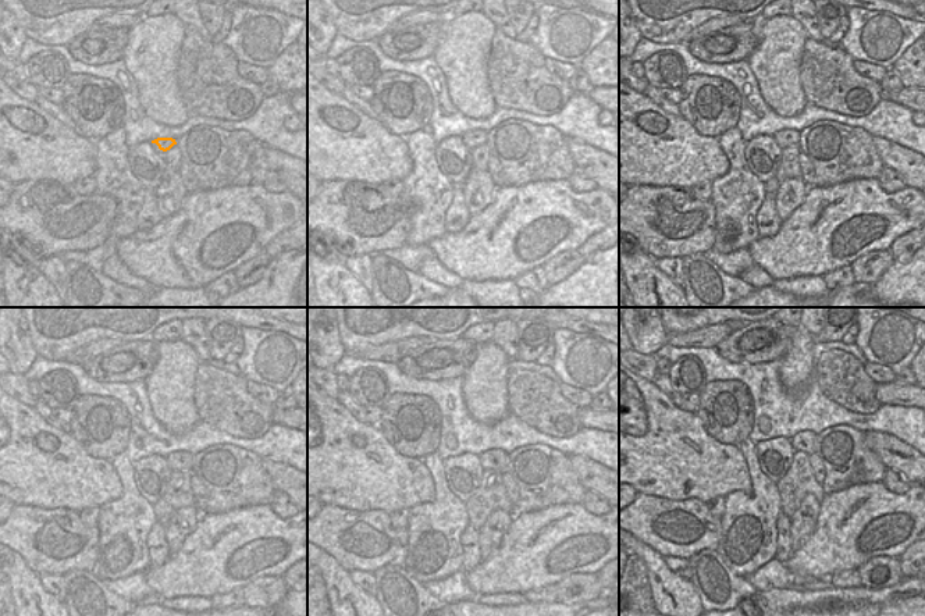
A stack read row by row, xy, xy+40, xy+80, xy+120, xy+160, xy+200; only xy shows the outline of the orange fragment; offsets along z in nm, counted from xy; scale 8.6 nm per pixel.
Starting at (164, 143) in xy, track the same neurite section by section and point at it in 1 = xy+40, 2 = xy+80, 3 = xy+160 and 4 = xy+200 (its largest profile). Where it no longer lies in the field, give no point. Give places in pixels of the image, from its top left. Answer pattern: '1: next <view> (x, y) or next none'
1: next xy+40 (475, 138)
2: next xy+80 (785, 138)
3: next xy+160 (495, 459)
4: next xy+200 (806, 442)

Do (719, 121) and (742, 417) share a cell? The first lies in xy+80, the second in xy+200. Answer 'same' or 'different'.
same

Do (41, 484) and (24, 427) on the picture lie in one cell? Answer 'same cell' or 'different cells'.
same cell

